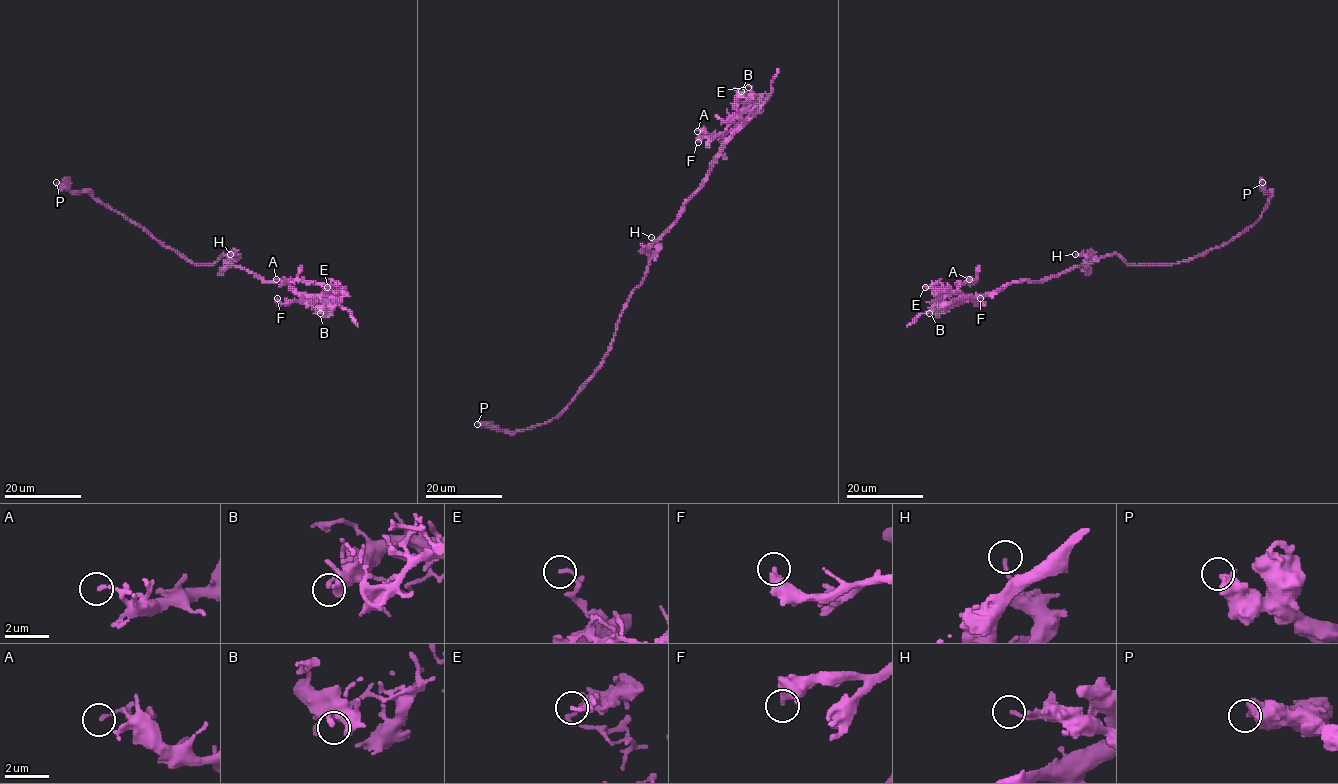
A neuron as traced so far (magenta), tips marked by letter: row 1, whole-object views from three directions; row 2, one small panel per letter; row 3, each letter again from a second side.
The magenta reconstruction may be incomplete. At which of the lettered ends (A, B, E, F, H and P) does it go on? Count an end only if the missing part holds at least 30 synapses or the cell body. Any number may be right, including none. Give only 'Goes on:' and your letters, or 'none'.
Goes on: none

